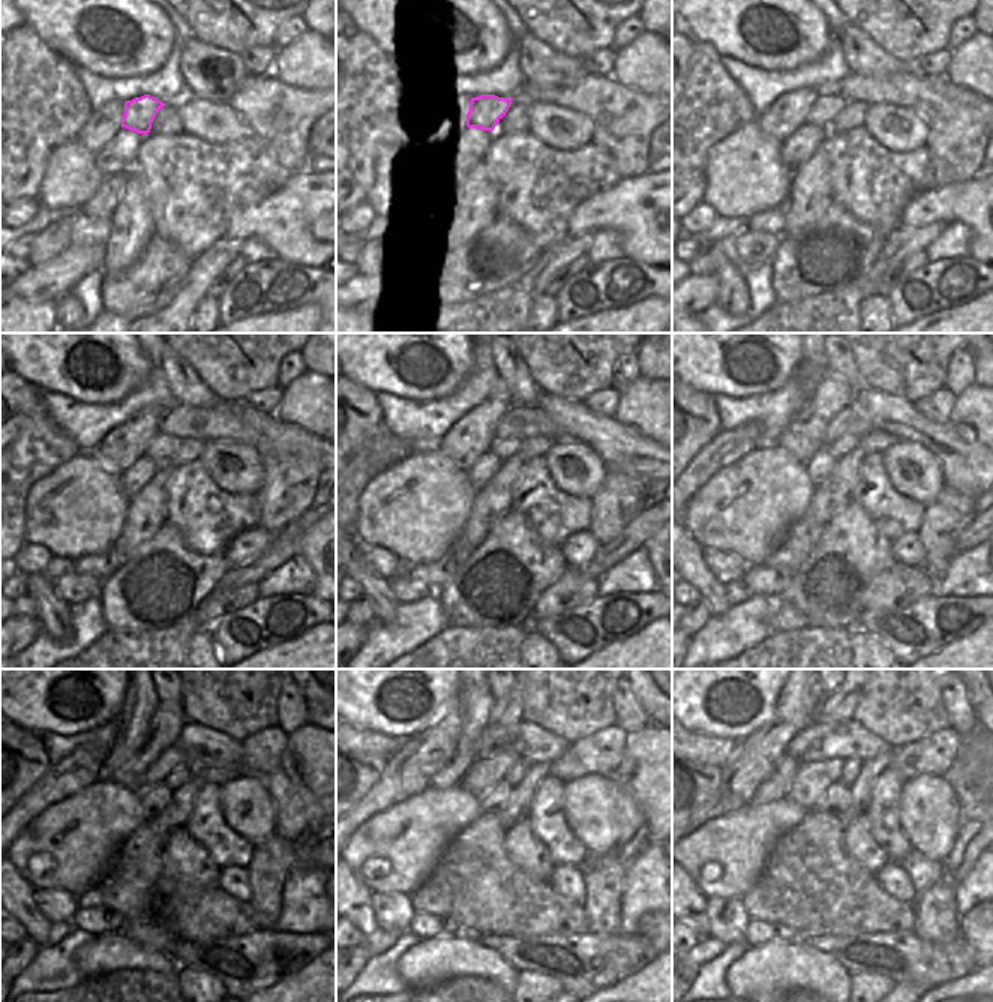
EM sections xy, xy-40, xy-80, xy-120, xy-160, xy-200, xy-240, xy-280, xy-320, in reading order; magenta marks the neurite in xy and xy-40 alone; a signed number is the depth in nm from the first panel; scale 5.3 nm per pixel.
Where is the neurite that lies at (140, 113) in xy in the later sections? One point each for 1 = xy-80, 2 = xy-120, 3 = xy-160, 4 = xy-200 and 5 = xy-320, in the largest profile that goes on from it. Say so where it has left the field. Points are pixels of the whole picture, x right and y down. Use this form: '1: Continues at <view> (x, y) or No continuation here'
1: Continues at xy-80 (827, 107)
2: Continues at xy-120 (161, 447)
3: Continues at xy-160 (504, 449)
4: Continues at xy-200 (848, 443)
5: Continues at xy-320 (852, 767)

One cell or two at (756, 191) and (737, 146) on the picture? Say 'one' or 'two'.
one

